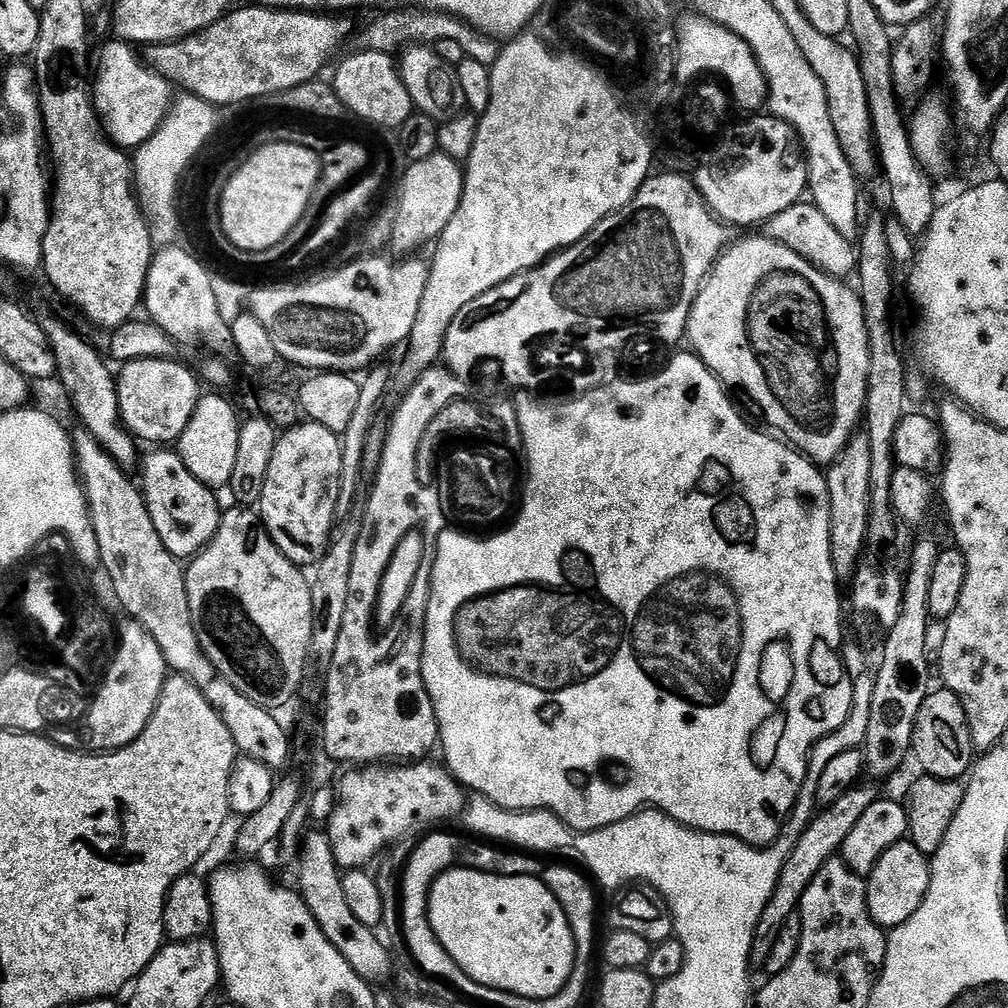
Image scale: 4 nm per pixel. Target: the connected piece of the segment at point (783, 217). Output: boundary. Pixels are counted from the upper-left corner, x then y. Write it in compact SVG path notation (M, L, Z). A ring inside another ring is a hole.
M801 202L782 210L774 219L767 221L766 235L769 240L776 240L784 244L794 254L806 258L810 266L814 266L819 272L837 278L848 278L848 275L855 273L858 268L858 252L853 241L842 238L838 230L811 202ZM768 228L768 229L767 229Z

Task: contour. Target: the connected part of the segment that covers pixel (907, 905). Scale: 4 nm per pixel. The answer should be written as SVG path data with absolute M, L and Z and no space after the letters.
M905 838L890 846L890 850L878 858L874 870L866 878L868 913L872 915L874 923L880 928L891 930L914 918L914 910L918 910L926 898L931 877L929 857L924 856L922 850L918 850L918 846L914 846L911 840Z

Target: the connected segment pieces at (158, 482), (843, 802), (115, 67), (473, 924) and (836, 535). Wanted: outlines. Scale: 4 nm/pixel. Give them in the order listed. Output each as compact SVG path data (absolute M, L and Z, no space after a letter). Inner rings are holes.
M179 451L153 452L156 453L144 464L142 491L150 510L150 518L154 518L154 530L158 530L158 538L162 538L170 554L178 558L191 558L211 542L218 530L222 507L216 501L217 493L198 482L198 478L186 470Z
M854 787L846 794L842 794L838 802L821 807L806 826L802 838L798 838L790 858L786 858L782 866L782 874L778 878L778 886L774 886L772 901L766 906L756 927L756 937L752 943L751 963L753 965L767 965L770 950L774 950L774 942L778 942L778 934L782 934L782 926L786 926L786 922L790 922L790 918L797 915L802 902L802 894L806 894L806 886L814 882L814 874L818 874L818 870L822 870L822 866L826 866L826 862L839 853L840 847L844 845L846 838L850 835L850 830L854 830L862 814L866 814L866 810L874 806L878 792L864 787Z
M115 38L109 39L109 44L100 48L100 57L94 60L94 83L92 89L92 107L96 109L96 116L100 120L100 127L104 135L121 150L135 150L141 148L158 129L160 123L168 116L168 109L174 103L173 85L163 76L153 72L143 59L136 57L137 49L133 45Z
M451 868L433 883L428 916L450 958L482 986L545 1000L561 992L572 976L576 939L558 898L539 875L495 876Z
M857 434L844 448L844 453L833 460L827 469L830 494L830 550L836 579L848 582L861 567L860 555L868 543L868 515L870 514L870 442L867 435Z

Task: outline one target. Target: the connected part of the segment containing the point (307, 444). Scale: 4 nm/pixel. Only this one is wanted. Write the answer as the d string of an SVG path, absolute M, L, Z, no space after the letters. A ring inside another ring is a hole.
M311 422L297 423L277 439L274 458L270 458L270 470L266 470L266 486L262 486L262 498L258 511L274 546L278 546L278 550L282 550L282 554L286 554L290 562L311 566L328 553L328 545L334 539L332 523L337 523L338 520L336 503L342 478L343 449L344 445L337 433L326 430L326 426L318 426Z

